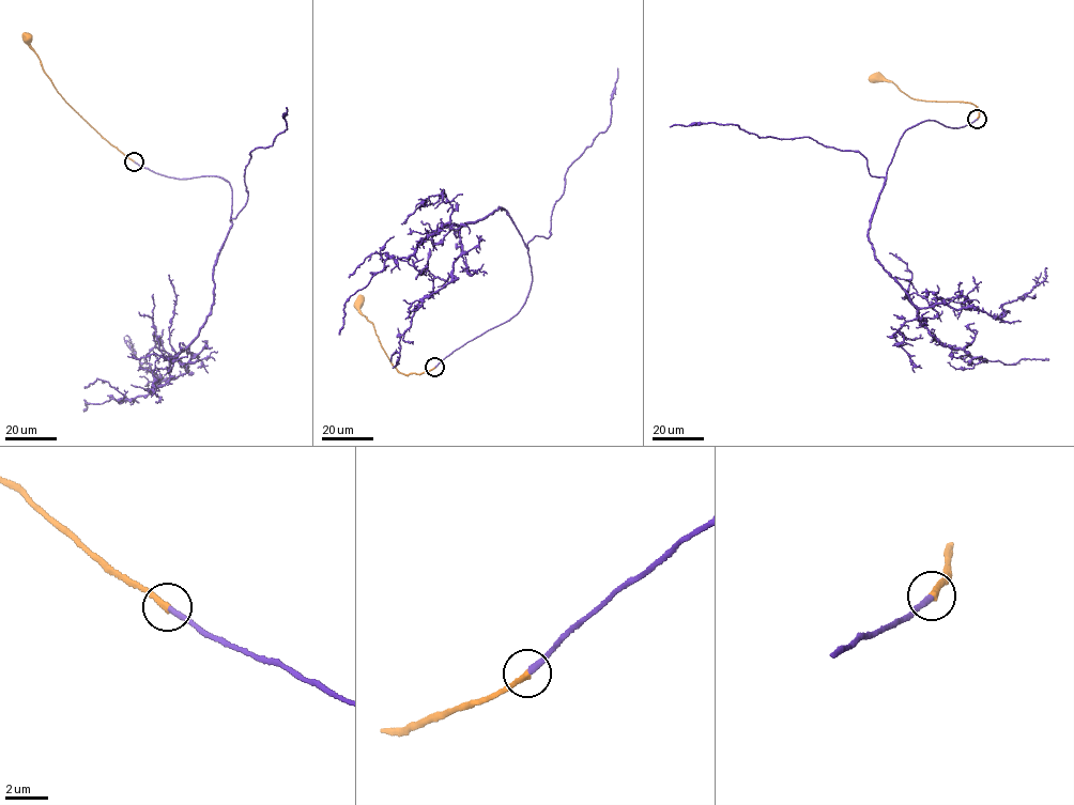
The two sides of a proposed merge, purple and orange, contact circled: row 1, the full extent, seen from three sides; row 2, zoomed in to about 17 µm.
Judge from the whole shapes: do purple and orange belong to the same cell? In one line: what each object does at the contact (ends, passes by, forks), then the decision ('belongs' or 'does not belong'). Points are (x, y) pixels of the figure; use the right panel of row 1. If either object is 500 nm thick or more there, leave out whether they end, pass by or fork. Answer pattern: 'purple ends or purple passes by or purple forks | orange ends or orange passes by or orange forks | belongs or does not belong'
purple ends | orange ends | belongs

